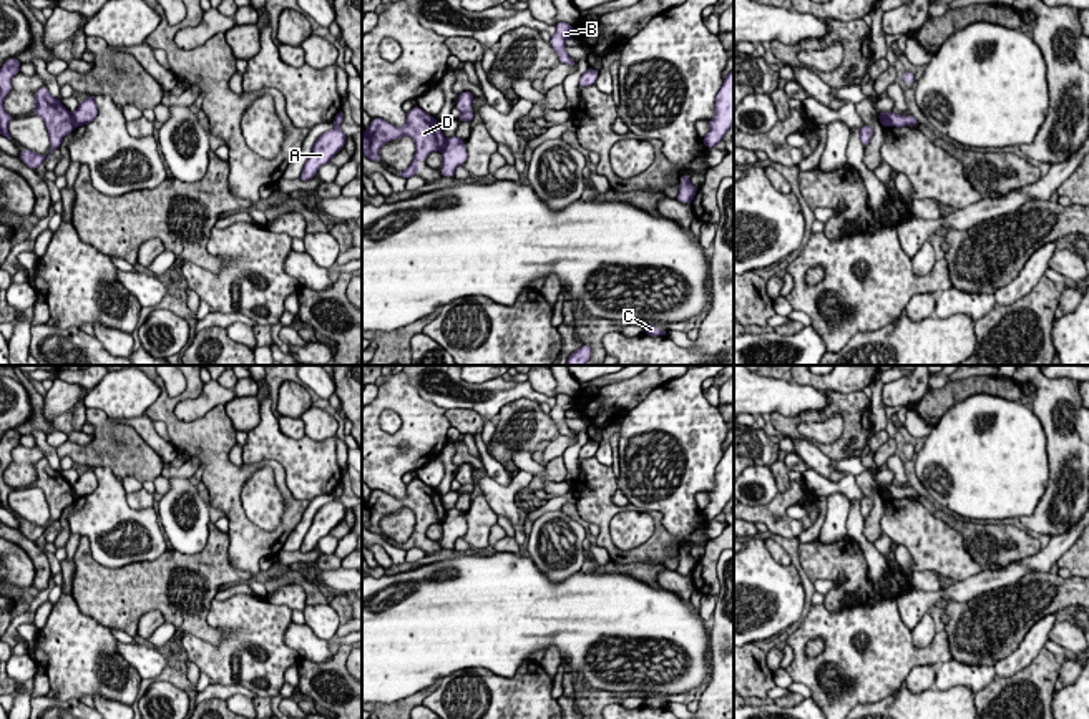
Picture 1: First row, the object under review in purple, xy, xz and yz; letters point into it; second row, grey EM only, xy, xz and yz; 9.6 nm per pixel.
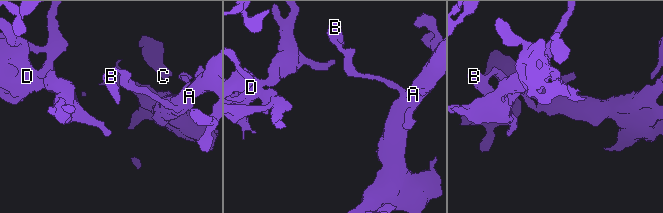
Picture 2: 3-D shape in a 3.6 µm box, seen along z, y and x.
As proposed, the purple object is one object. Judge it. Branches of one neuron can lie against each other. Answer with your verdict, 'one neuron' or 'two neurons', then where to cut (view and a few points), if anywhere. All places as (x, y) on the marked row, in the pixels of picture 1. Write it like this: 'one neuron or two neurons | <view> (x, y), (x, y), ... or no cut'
two neurons | xy (70, 113), (73, 127)

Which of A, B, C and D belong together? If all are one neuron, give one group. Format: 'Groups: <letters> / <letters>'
Groups: A B C / D

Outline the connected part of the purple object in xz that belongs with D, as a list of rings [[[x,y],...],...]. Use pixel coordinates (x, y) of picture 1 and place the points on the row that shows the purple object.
[[[420,106],[407,111],[407,125],[393,126],[382,118],[374,118],[370,126],[362,133],[362,153],[372,161],[382,161],[380,148],[392,139],[408,136],[415,143],[412,164],[398,173],[402,178],[418,174],[418,161],[427,159],[430,153],[442,151],[445,146],[442,123],[425,113]]]

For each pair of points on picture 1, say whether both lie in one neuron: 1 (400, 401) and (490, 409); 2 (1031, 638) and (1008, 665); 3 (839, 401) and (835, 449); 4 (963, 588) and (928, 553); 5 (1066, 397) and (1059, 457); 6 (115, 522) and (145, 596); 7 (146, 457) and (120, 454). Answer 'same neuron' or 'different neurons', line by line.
1: different neurons
2: same neuron
3: same neuron
4: different neurons
5: same neuron
6: different neurons
7: same neuron

